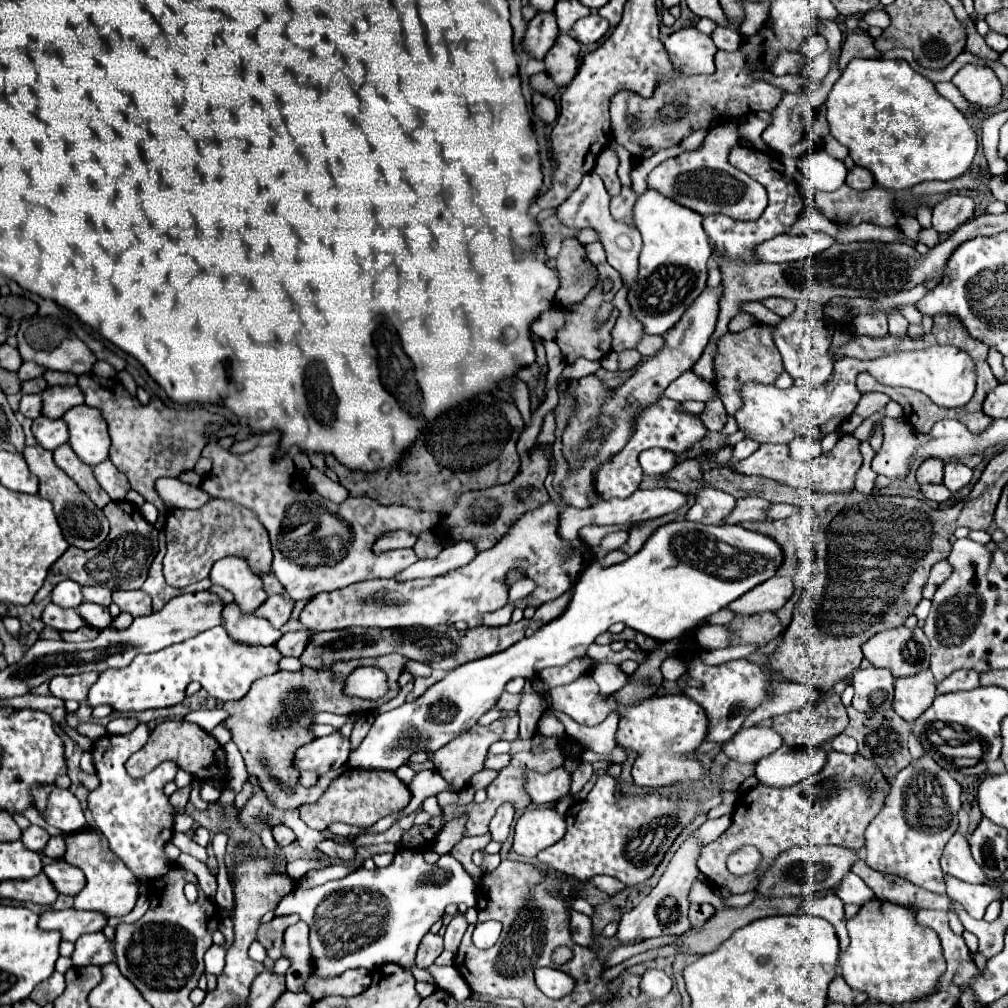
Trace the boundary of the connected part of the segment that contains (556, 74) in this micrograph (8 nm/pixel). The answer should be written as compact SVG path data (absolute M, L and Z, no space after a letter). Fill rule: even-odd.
M560 32L554 46L548 50L548 54L544 58L546 72L548 72L548 76L552 76L552 80L558 88L568 86L572 82L572 78L576 76L578 56L580 56L580 44L572 36Z

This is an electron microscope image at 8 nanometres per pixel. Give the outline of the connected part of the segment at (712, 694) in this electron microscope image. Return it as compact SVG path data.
M694 654L686 660L688 674L694 680L702 682L702 688L687 687L684 690L686 696L690 696L696 704L700 704L708 716L708 742L728 742L742 726L744 718L770 694L770 684L774 682L772 674L764 670L762 664L754 664L748 660L732 660L720 666L706 666Z

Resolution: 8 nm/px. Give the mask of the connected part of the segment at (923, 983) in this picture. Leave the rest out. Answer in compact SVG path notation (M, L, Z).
M872 898L860 906L854 918L848 920L848 932L850 946L844 954L840 954L838 964L844 980L852 988L886 1004L908 1002L934 992L936 982L946 968L942 946L932 928L918 924L912 910Z

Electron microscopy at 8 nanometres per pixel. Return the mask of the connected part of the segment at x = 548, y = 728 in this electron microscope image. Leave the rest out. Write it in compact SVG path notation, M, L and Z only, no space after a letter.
M542 716L540 718L540 730L546 734L546 736L562 736L564 734L564 726L558 718L554 716Z

